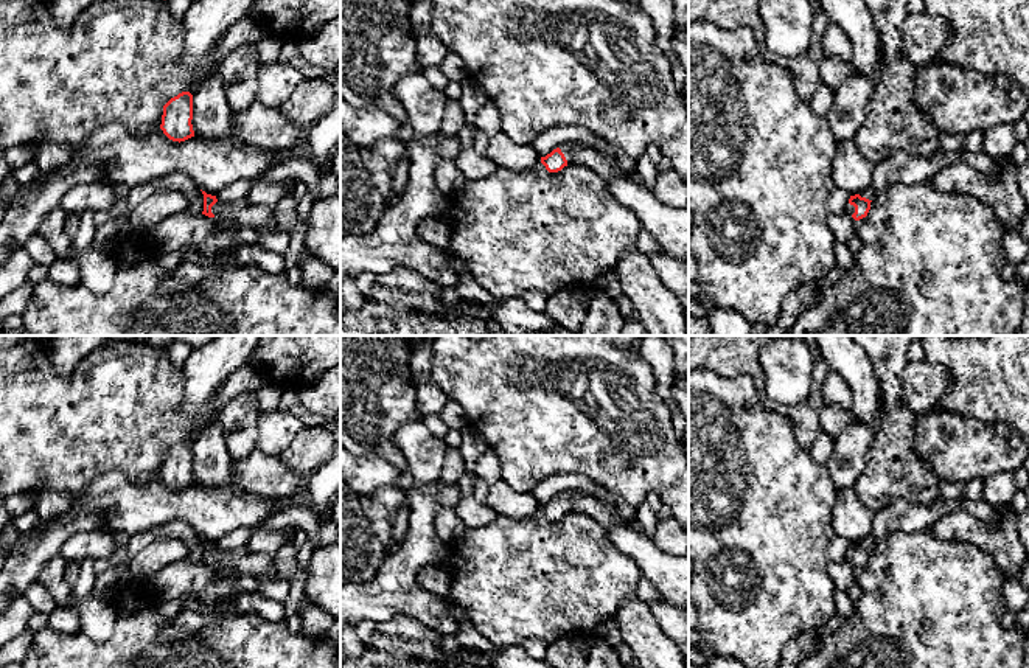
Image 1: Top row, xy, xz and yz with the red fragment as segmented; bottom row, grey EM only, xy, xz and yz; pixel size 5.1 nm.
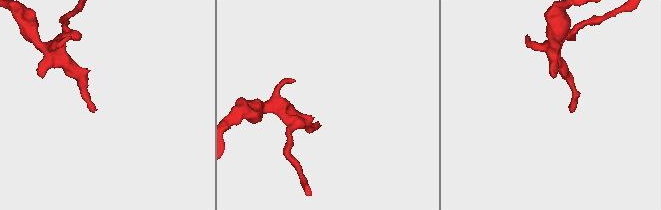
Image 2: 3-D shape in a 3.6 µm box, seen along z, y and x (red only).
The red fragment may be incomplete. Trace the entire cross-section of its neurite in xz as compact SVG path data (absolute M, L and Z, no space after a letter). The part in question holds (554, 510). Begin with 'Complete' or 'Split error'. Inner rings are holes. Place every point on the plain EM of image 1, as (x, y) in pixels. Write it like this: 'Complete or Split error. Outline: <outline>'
Split error. Outline: M564 491L546 505L541 505L541 511L549 520L558 520L572 511L584 513L595 519L606 530L612 525L625 524L625 520L616 511L612 497L603 491Z

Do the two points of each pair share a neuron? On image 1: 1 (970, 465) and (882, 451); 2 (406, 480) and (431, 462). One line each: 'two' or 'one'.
1: two
2: two

